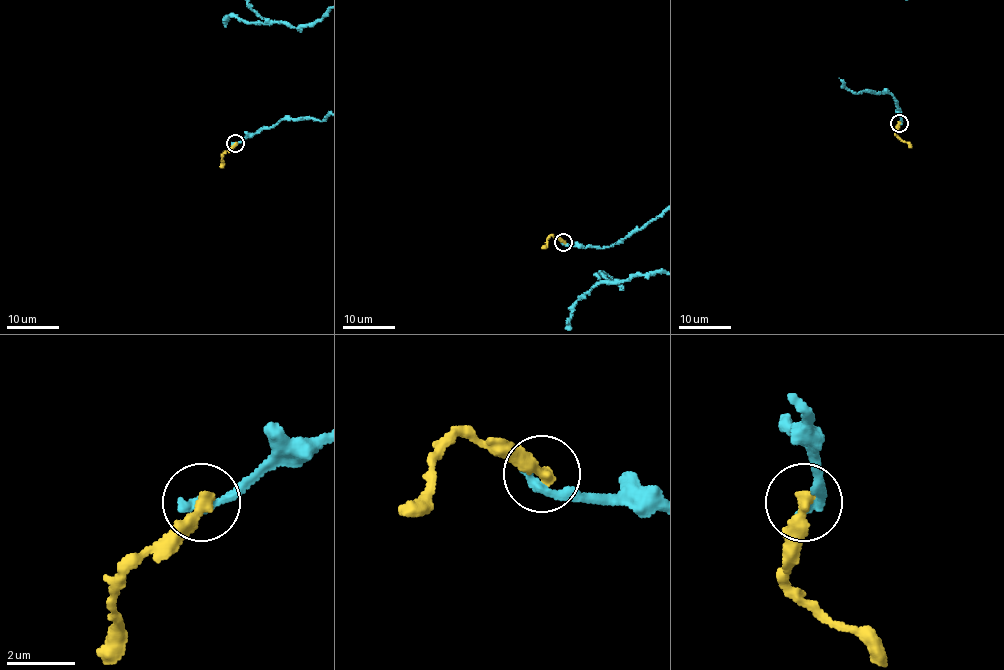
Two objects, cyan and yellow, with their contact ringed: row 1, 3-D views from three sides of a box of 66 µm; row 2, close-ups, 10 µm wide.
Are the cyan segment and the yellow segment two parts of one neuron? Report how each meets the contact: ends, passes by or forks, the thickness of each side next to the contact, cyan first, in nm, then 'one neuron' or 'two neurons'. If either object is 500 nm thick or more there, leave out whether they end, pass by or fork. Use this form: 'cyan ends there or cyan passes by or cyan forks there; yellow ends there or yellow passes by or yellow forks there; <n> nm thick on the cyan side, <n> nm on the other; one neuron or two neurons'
cyan ends there; yellow ends there; 360 nm thick on the cyan side, 400 nm on the other; two neurons

